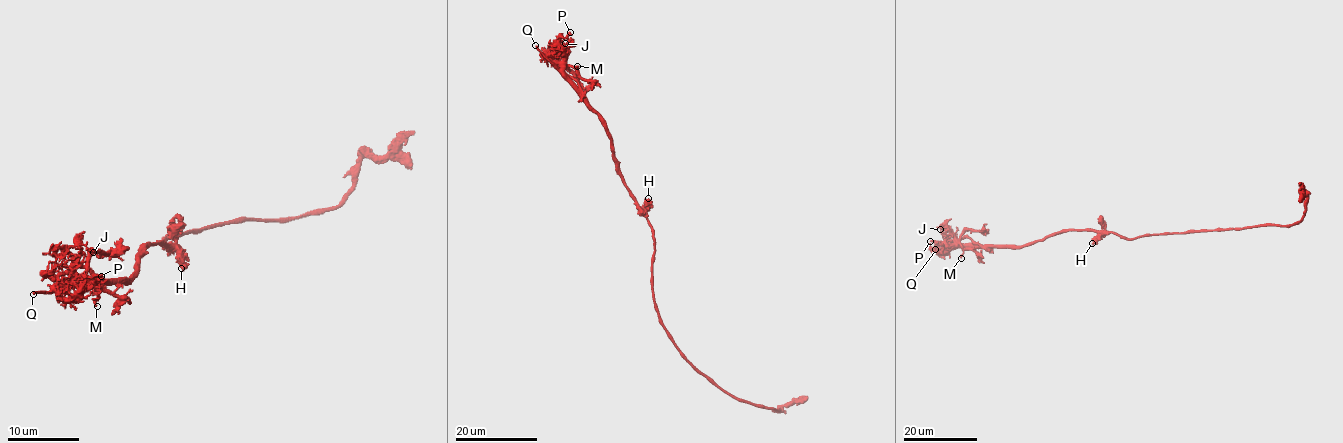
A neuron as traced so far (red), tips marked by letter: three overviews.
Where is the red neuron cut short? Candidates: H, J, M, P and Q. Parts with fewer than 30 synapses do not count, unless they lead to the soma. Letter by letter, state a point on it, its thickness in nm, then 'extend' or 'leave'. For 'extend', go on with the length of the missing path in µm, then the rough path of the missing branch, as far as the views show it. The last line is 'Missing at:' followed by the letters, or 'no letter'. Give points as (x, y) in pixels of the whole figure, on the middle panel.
H: place (648, 198); calibre 440 nm; leave
J: place (565, 43); calibre 180 nm; leave
M: place (577, 66); calibre 280 nm; leave
P: place (570, 32); calibre 280 nm; leave
Q: place (535, 45); calibre 260 nm; extend; missing 40 µm
Missing at: Q

